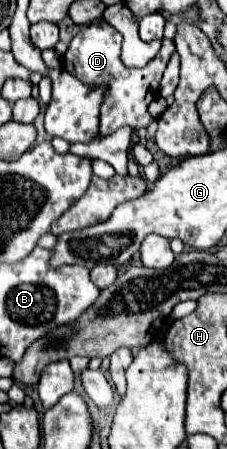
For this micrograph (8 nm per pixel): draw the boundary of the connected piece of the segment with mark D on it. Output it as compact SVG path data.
M97 19L73 37L73 41L69 43L67 53L63 55L63 67L87 85L101 85L101 83L109 85L109 91L105 93L105 101L101 105L101 135L109 135L123 125L131 125L135 129L141 129L141 127L149 125L149 121L153 119L147 113L147 105L153 99L153 95L149 97L151 81L157 79L161 69L167 67L173 53L175 53L175 43L171 39L163 39L161 51L153 61L149 61L141 69L129 69L121 63L119 33L111 25L107 25L105 21Z

